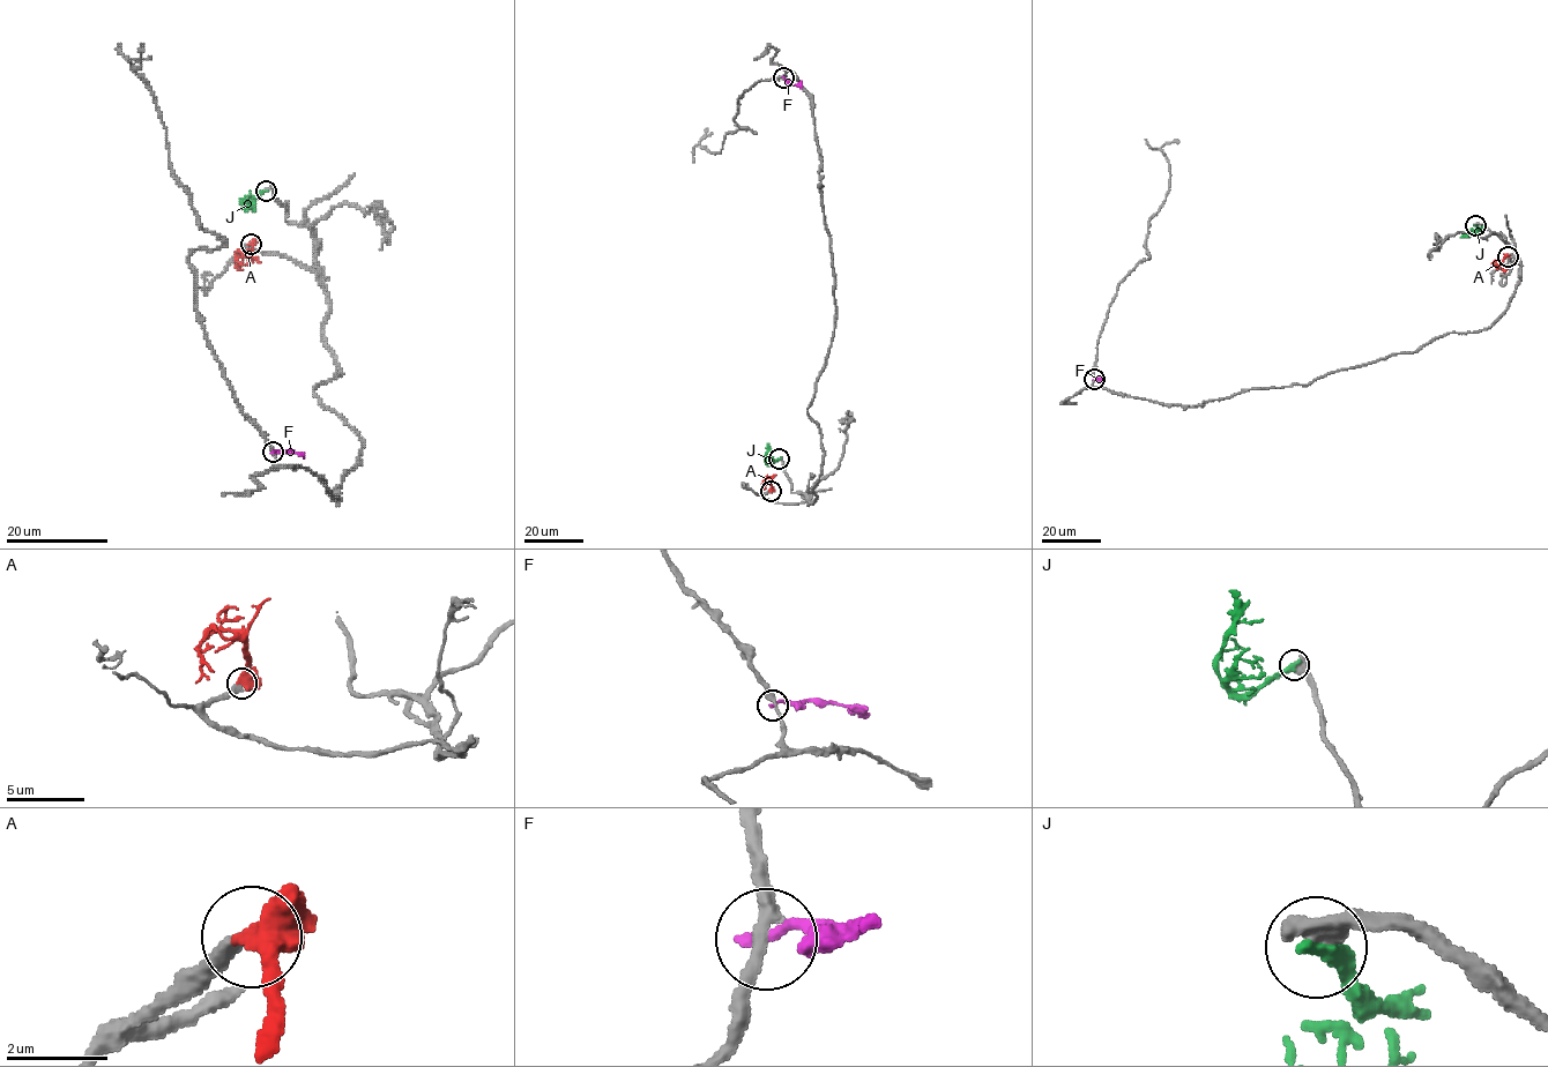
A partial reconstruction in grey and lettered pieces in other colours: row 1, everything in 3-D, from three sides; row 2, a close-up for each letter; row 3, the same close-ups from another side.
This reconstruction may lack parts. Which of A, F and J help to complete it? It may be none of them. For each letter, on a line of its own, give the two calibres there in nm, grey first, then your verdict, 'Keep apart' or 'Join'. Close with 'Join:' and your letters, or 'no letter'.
A: Thickness 360 nm (grey) against 480 nm. Join
F: Thickness 280 nm (grey) against 240 nm. Keep apart
J: Thickness 500 nm (grey) against 400 nm. Keep apart
Join: A

